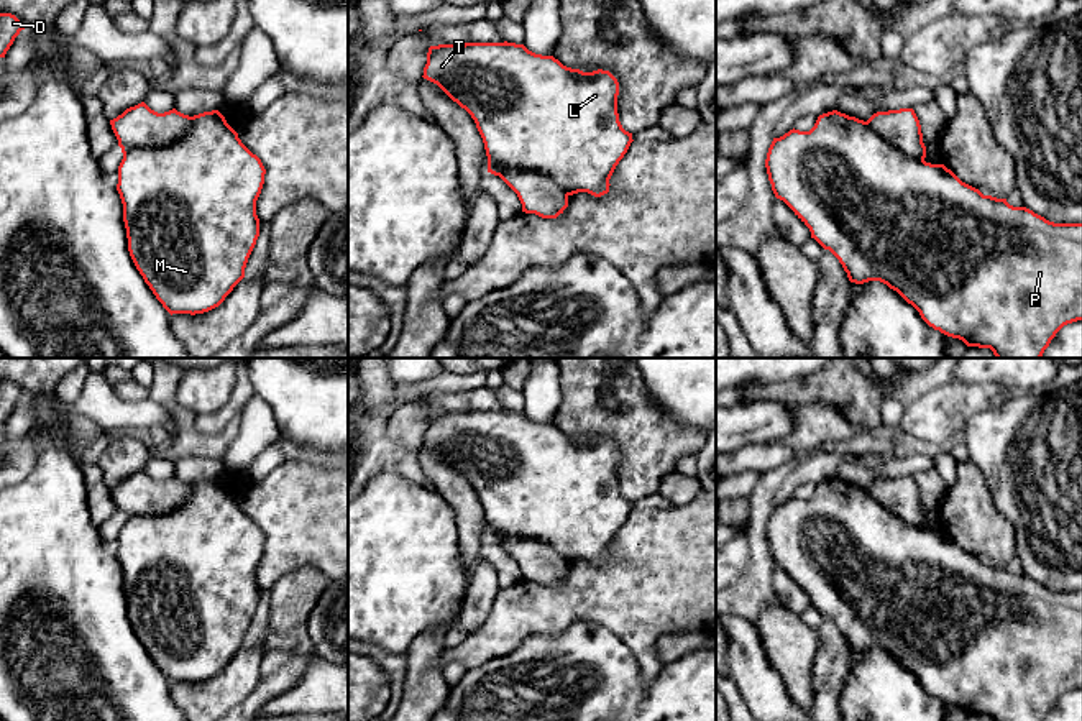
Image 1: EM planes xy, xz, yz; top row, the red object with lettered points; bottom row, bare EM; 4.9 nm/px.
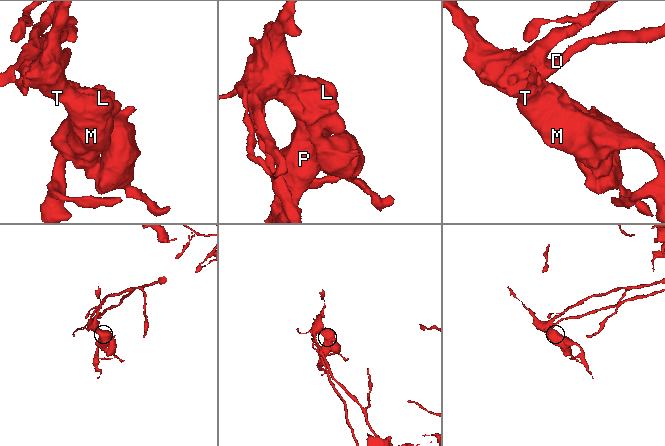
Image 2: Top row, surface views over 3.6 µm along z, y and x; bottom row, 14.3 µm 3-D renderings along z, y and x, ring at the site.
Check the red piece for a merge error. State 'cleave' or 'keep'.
cleave

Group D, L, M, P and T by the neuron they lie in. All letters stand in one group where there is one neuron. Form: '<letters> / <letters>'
D / L M P T

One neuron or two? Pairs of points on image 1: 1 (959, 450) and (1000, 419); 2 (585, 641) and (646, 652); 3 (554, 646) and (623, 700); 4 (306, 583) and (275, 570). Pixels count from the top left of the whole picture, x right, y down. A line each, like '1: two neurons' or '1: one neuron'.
1: two neurons
2: two neurons
3: one neuron
4: two neurons

